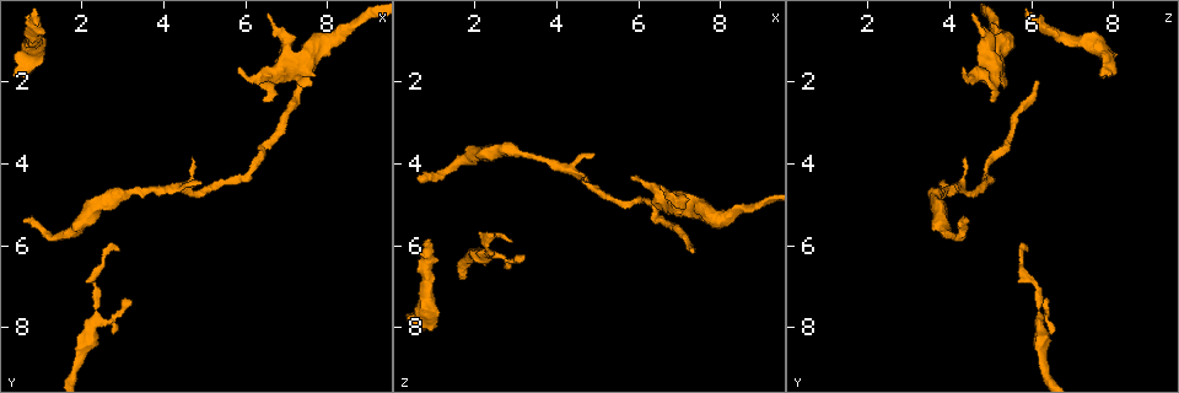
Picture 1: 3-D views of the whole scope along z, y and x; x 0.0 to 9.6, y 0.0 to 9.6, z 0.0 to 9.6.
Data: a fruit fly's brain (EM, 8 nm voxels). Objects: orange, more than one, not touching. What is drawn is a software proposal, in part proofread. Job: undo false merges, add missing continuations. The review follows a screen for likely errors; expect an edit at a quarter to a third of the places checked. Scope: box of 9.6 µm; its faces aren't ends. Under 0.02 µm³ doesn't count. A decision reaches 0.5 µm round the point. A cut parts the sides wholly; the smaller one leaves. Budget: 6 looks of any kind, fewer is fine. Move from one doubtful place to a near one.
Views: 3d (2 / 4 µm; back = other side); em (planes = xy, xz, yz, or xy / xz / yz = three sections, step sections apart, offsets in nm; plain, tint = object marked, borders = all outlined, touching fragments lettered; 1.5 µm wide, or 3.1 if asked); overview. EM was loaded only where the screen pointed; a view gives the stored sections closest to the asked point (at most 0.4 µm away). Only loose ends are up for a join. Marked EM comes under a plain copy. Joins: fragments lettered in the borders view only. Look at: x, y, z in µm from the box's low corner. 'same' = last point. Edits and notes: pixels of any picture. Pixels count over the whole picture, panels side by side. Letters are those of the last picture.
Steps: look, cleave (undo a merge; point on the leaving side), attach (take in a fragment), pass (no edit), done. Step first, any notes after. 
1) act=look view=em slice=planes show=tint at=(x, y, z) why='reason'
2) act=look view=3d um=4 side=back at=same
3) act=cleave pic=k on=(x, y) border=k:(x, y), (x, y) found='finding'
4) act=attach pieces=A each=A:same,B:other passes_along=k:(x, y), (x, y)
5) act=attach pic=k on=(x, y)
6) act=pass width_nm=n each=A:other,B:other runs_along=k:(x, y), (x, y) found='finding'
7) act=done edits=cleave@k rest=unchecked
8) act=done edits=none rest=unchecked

act=look view=em slice=xy step=4 show=borders at=(4.70, 3.85, 4.35) why='thin end'

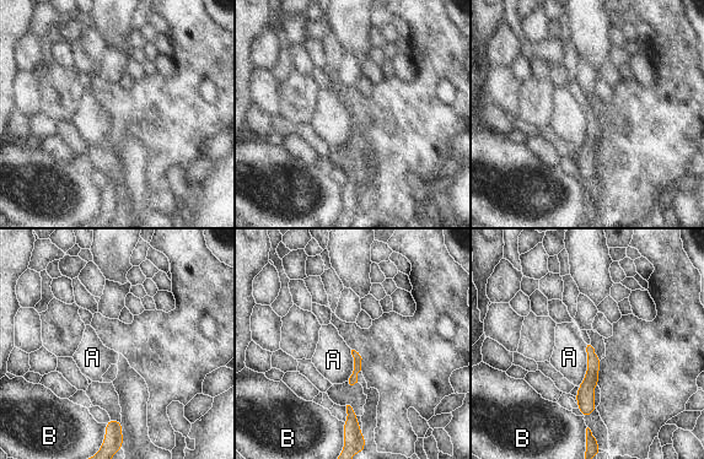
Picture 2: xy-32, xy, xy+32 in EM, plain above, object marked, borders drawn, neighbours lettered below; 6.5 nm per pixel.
act=pass each=A:other,B:other border=2:(587, 345), (586, 373), (578, 385) found='no lettered fragment goes on from it'

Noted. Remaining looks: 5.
act=look view=em slice=planes show=borders at=(7.60, 2.10, 5.35) why='free end'

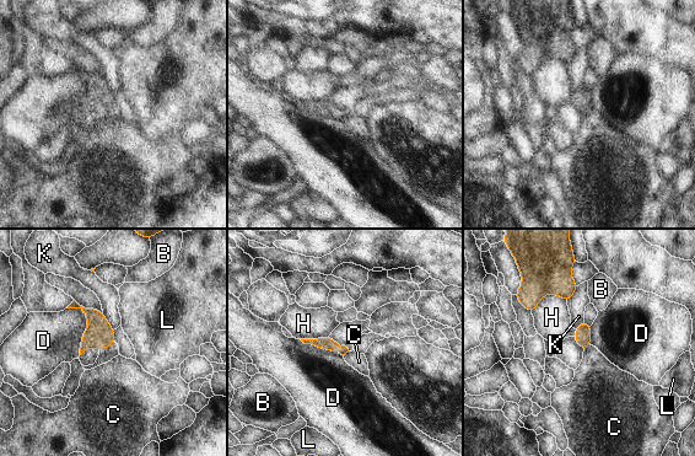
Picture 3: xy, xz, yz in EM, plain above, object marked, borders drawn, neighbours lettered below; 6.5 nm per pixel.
act=pass each=B:other,C:other,D:other,H:other,K:other,L:other border=3:(590, 344), (583, 352) found='no lettered fragment goes on from it'

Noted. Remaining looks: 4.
act=look view=3d um=4 side=back at=(8.60, 0.65, 5.10)

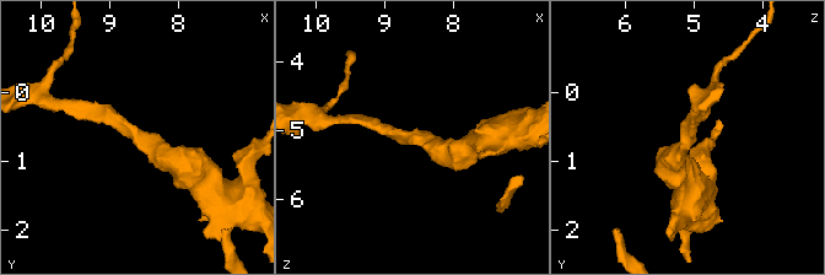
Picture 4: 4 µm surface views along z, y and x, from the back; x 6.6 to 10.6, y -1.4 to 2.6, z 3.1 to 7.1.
act=look view=em slice=xy step=4 show=tint at=(8.55, 0.65, 5.05)

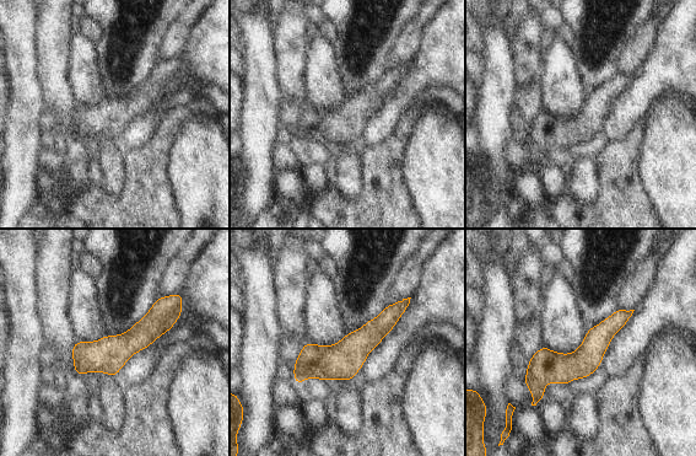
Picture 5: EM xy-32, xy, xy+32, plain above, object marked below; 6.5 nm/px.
act=look view=em slice=yz step=8 show=borders at=same why='cut it another way'

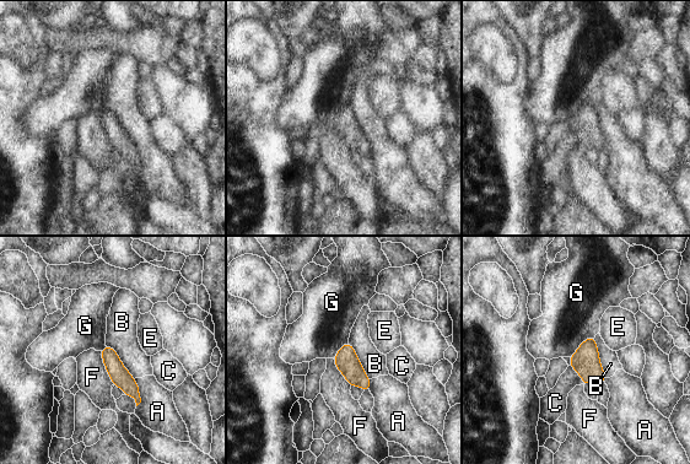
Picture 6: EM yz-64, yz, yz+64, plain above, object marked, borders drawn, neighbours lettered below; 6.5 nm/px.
act=pass each=A:other,B:other,C:other,E:other,F:other,G:other runs_along=6:(107, 349), (117, 372), (136, 397) found='all the same neuron'

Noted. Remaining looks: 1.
act=done edits=none rest=unchecked

